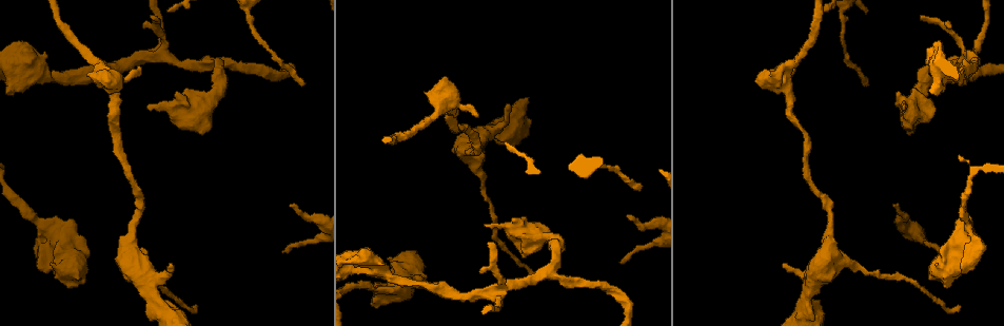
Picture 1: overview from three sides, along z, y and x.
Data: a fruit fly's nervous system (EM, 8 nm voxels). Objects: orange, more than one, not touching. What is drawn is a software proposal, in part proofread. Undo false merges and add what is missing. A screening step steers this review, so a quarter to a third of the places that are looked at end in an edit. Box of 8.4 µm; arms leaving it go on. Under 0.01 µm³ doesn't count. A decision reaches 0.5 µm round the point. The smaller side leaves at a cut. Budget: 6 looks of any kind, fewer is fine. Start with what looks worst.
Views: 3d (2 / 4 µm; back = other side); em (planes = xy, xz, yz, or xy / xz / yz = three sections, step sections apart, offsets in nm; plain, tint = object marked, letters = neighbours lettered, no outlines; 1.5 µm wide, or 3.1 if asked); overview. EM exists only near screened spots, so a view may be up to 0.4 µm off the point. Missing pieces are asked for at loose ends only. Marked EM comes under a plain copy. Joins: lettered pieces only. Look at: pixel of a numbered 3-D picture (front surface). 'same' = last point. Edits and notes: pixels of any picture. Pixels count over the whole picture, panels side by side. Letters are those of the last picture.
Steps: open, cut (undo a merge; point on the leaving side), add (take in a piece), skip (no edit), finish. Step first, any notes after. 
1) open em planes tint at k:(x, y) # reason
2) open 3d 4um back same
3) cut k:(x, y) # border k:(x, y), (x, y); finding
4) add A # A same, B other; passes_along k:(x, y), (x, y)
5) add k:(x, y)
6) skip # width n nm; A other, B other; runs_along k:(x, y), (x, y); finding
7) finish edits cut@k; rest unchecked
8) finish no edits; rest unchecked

open 3d 4um at 1:(488, 132) # narrows sharply

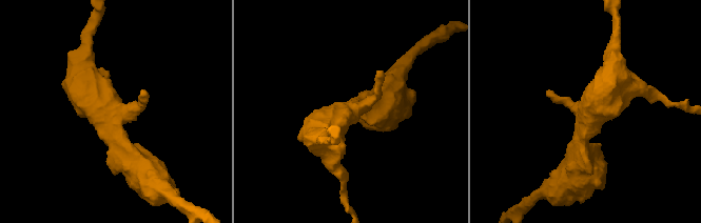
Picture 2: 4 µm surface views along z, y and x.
open em xy step 4 letters at 2:(351, 109) # now the EM

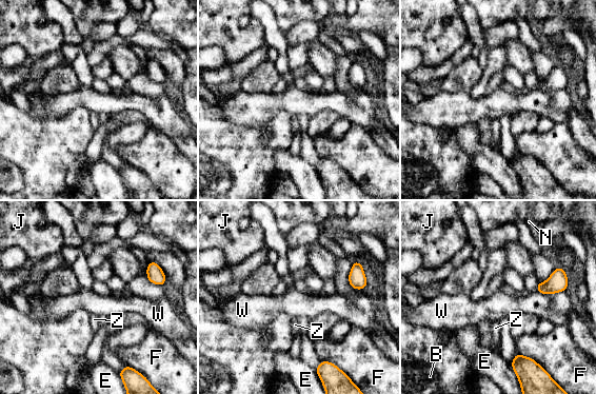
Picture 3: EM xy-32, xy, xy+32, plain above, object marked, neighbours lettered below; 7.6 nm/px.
skip # B other, E other, F other, J other, N other, W other, Z other; border 3:(509, 362), (512, 368); all the same neuron

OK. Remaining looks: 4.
open em planes tint at 1:(966, 55) # looks like a crossing

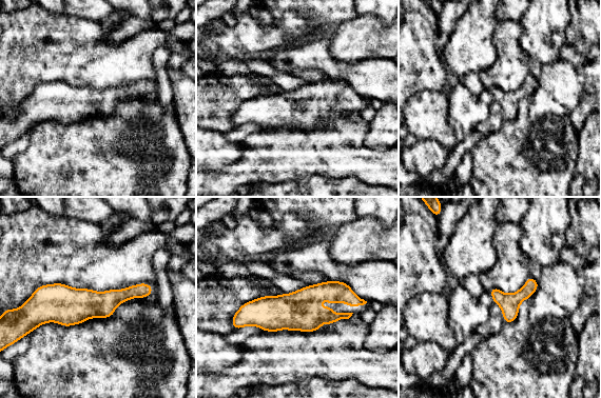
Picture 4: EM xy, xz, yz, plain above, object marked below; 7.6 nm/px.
open em planes letters same

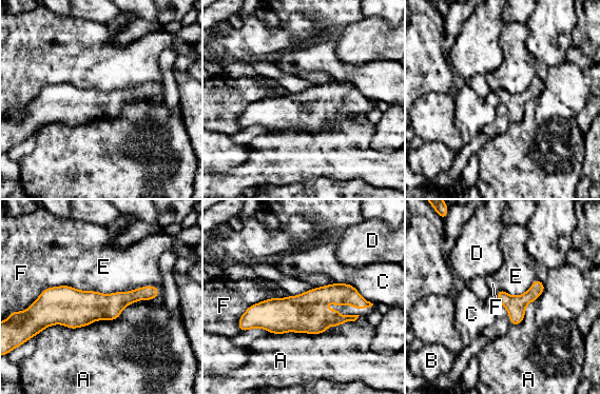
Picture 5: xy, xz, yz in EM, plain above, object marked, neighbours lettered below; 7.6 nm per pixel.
skip # A other, B other, C other, D other, E other, F other; border 5:(155, 286), (110, 293), (75, 288); all the same neuron

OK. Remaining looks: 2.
open em planes letters at 1:(756, 79) # free end

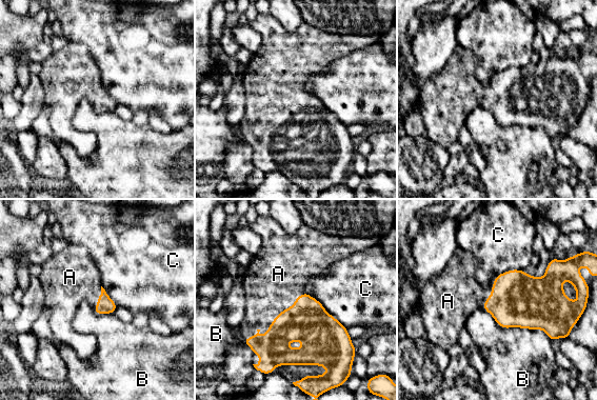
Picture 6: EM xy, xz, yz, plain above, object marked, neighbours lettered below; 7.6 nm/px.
add A # longest_contact B 550 nm; A same, B other, C other; passes_along 6:(516, 300), (492, 292), (459, 295); the neuron continues

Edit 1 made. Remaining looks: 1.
finish edits add@6; rest unchecked

